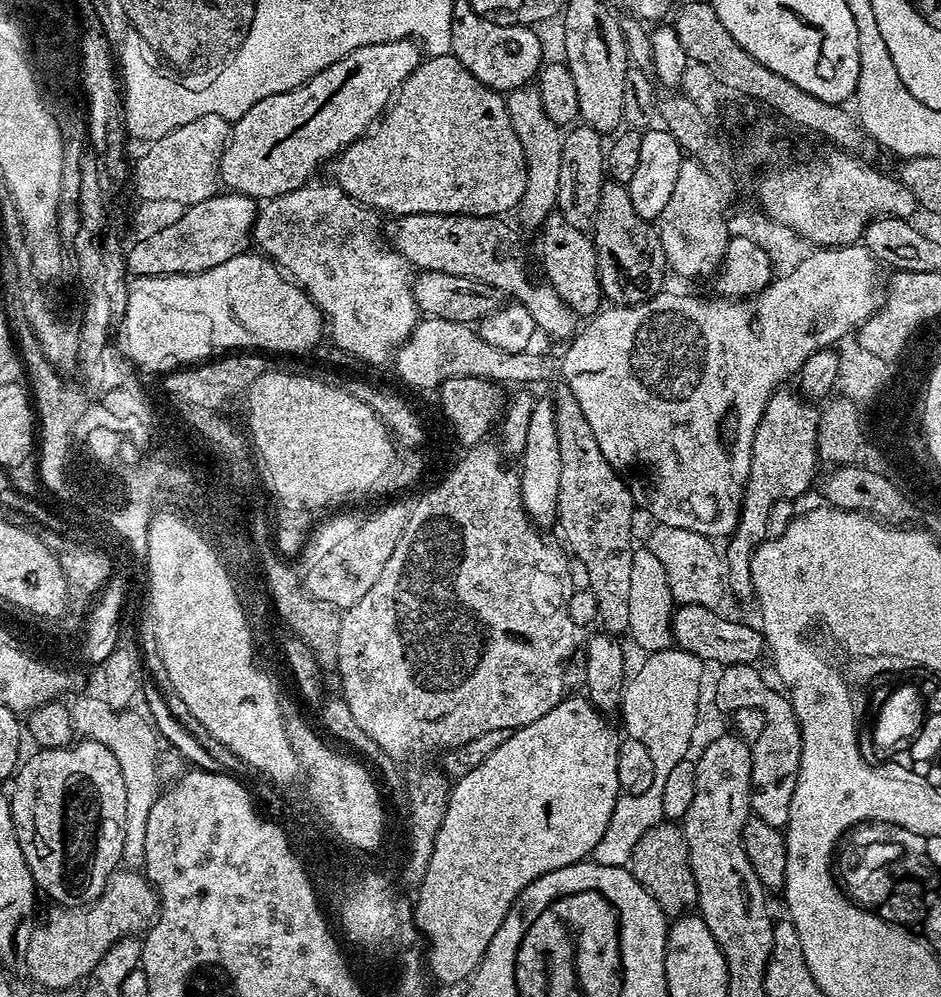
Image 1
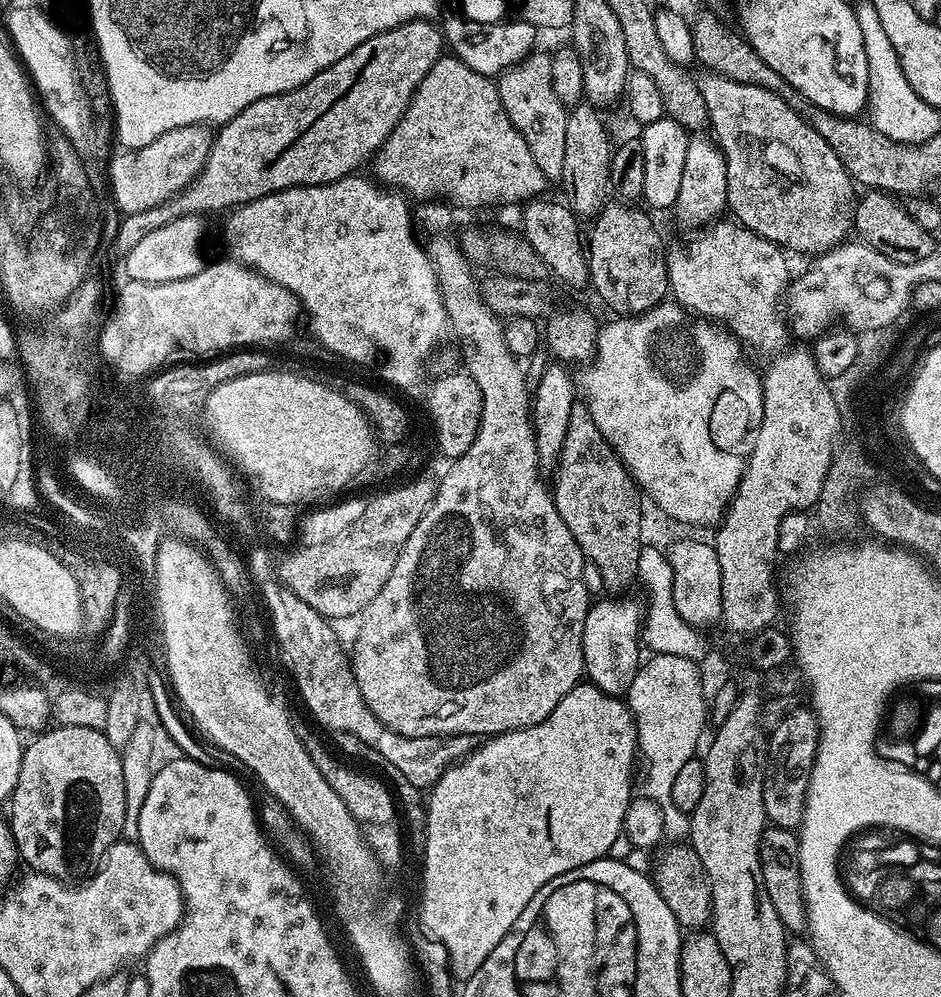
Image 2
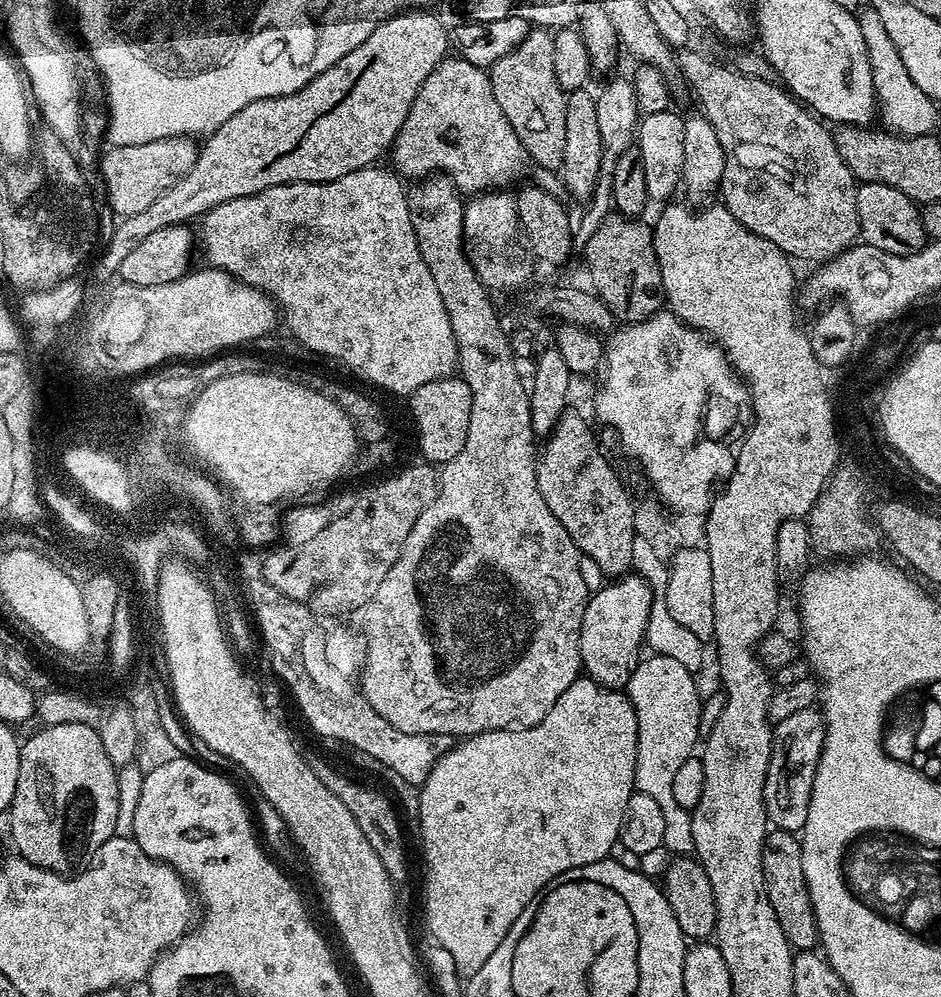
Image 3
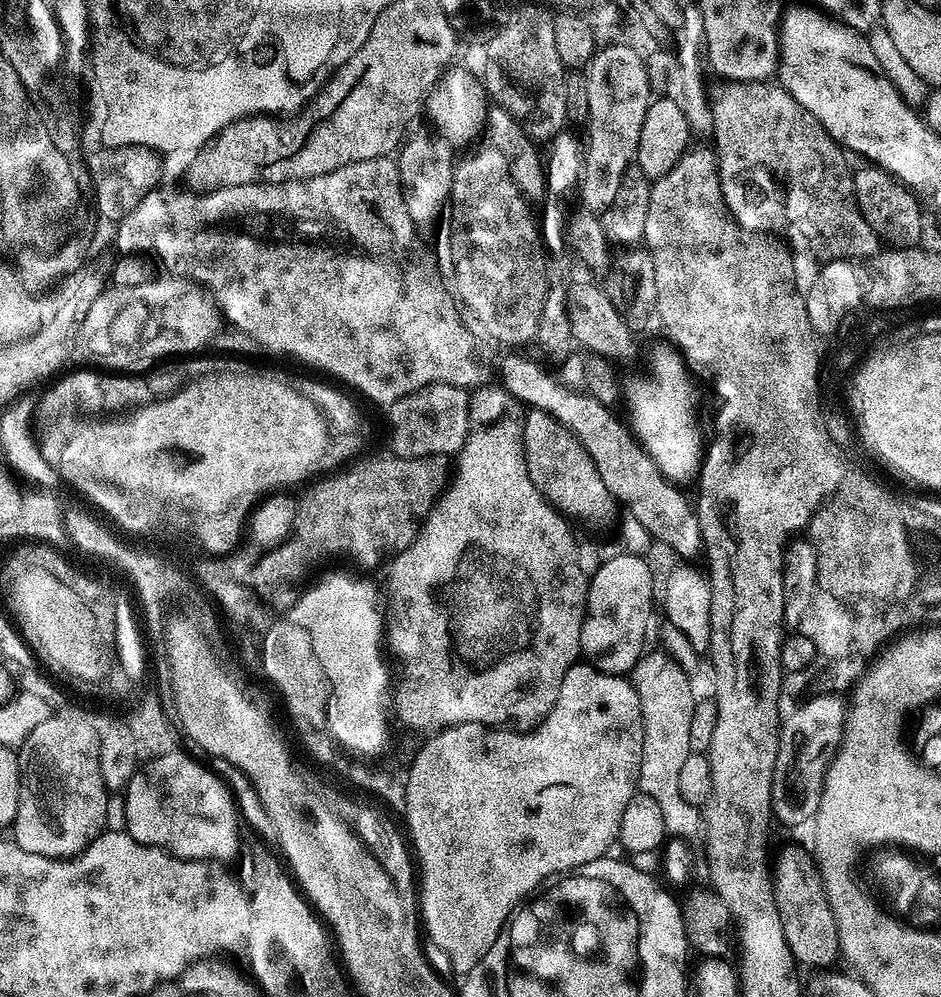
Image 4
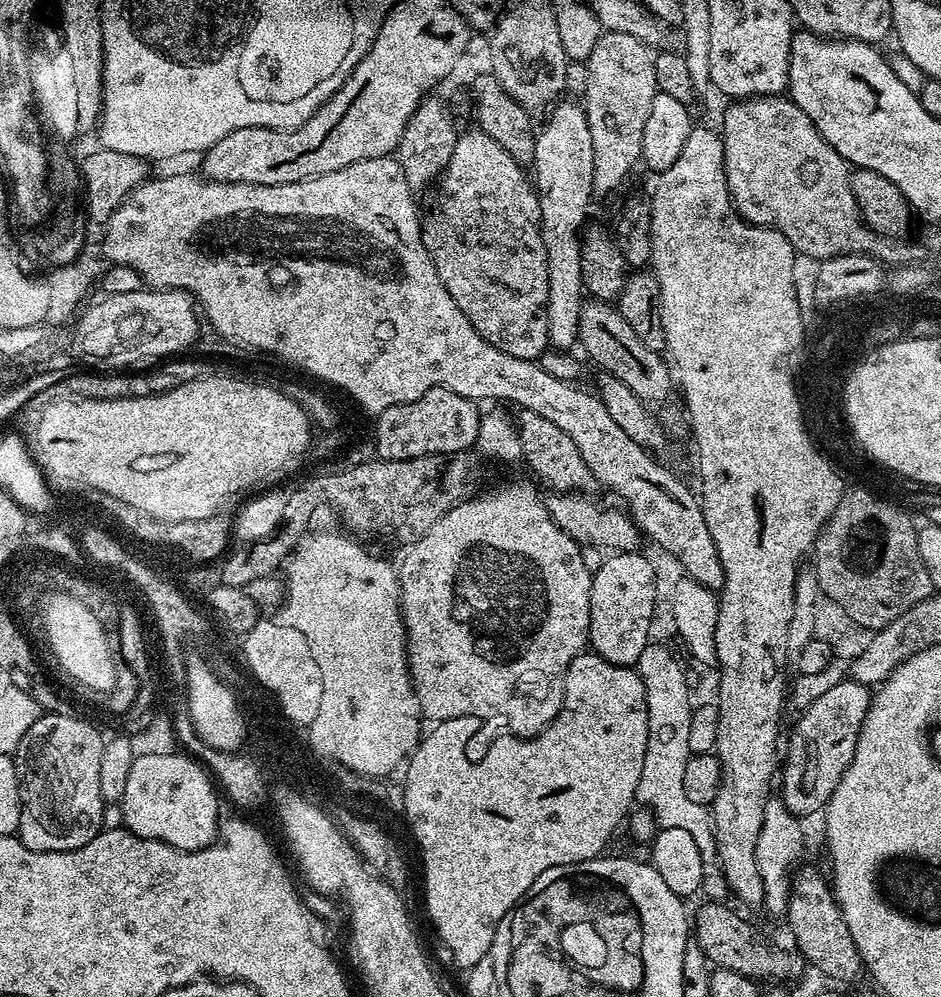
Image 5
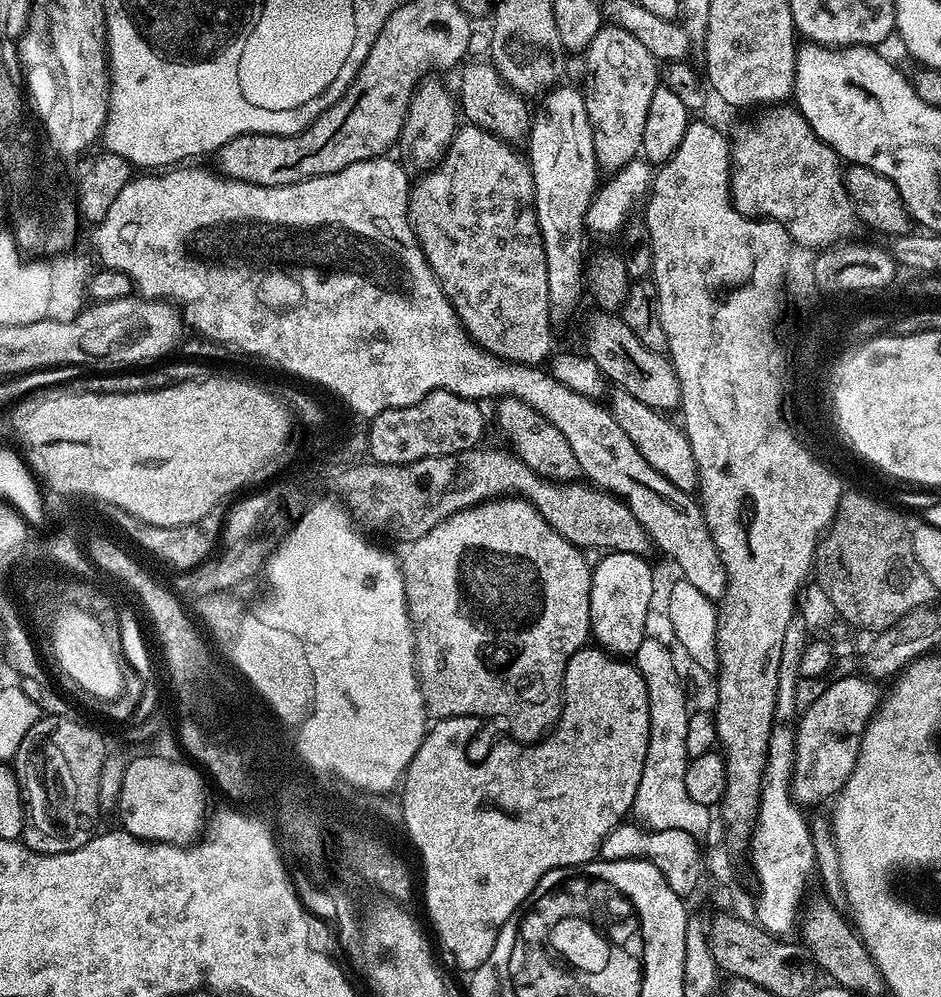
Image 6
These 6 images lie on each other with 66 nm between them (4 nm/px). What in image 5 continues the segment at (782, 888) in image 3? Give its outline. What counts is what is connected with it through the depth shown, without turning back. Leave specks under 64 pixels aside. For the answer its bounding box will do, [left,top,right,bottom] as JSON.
[786,868,862,980]

